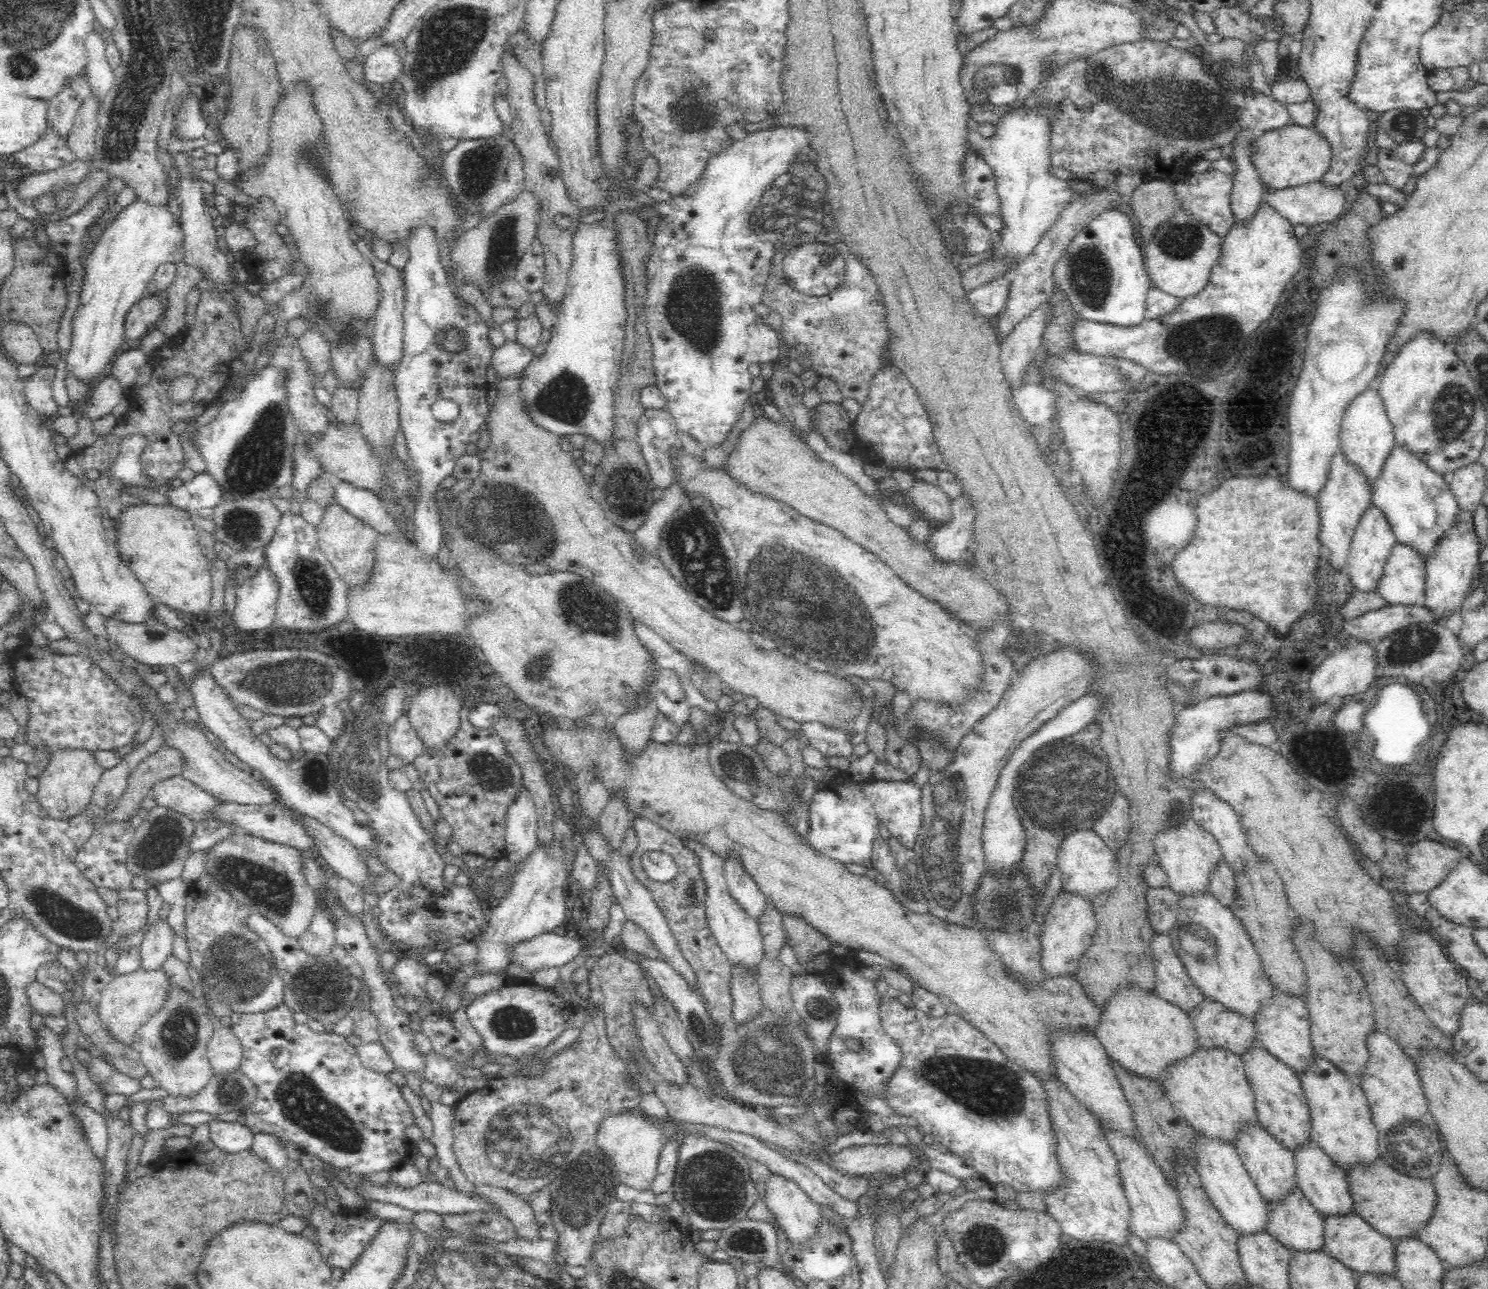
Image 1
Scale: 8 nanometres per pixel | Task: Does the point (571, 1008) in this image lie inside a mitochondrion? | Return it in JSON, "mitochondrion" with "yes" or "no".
{"mitochondrion":"no"}

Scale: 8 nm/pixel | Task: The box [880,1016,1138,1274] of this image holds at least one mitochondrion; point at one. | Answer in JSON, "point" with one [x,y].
{"point":[990,1090]}

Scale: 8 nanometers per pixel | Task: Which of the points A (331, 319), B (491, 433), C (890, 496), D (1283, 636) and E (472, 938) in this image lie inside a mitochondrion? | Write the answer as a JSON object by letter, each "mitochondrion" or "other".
{"A":"mitochondrion","B":"other","C":"other","D":"other","E":"other"}

